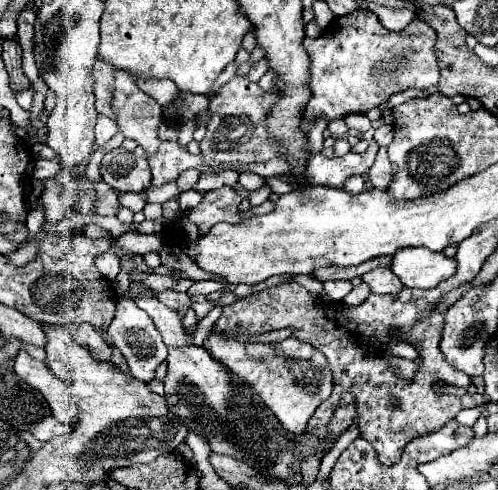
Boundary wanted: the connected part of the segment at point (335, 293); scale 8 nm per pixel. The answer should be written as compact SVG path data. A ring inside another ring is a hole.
M325 282L323 288L325 288L325 292L327 292L335 302L339 302L343 296L347 296L347 292L349 292L353 286L351 286L351 282Z

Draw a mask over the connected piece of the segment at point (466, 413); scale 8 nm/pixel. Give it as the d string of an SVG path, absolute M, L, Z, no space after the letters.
M482 406L471 408L471 409L464 409L458 413L456 417L456 421L464 426L473 427L475 422L481 416Z

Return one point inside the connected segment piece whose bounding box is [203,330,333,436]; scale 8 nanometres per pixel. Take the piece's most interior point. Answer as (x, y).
(293, 378)

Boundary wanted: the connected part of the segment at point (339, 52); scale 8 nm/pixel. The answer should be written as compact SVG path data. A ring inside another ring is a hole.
M355 10L351 14L333 18L329 24L329 32L311 40L305 38L305 50L311 56L311 100L307 102L305 118L313 120L317 114L325 114L327 120L343 118L351 112L369 112L371 108L385 102L391 94L407 90L407 88L429 88L439 82L439 66L435 56L435 30L425 24L421 18L415 18L403 32L387 30L375 12L371 10Z

